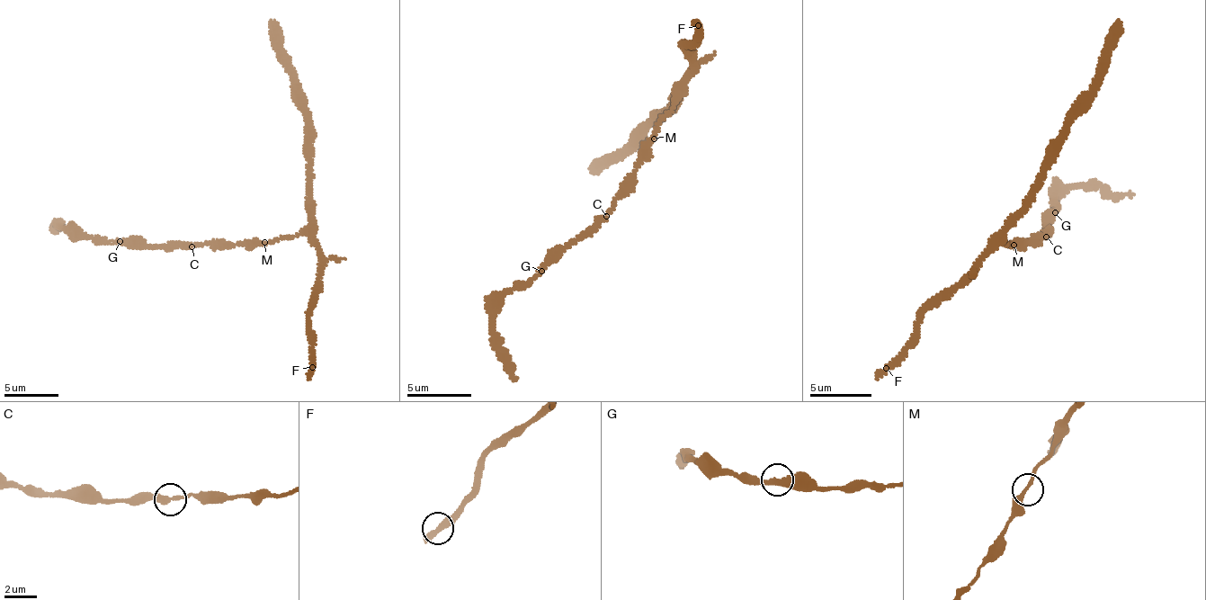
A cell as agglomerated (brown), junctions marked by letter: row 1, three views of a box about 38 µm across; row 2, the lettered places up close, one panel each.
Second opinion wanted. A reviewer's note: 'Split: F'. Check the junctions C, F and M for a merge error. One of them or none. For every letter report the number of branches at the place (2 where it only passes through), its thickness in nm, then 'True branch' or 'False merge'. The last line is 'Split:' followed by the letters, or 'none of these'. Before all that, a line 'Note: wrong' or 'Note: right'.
Note: wrong
C: Branches: 2. Thickness 280 nm. True branch
F: Branches: 2. Thickness 320 nm. True branch
M: Branches: 2. Thickness 280 nm. True branch
Split: none of these

